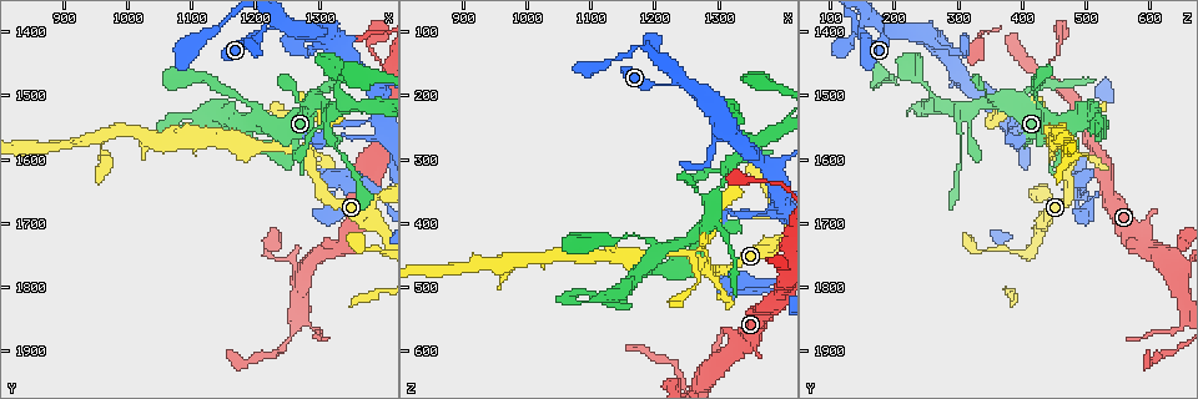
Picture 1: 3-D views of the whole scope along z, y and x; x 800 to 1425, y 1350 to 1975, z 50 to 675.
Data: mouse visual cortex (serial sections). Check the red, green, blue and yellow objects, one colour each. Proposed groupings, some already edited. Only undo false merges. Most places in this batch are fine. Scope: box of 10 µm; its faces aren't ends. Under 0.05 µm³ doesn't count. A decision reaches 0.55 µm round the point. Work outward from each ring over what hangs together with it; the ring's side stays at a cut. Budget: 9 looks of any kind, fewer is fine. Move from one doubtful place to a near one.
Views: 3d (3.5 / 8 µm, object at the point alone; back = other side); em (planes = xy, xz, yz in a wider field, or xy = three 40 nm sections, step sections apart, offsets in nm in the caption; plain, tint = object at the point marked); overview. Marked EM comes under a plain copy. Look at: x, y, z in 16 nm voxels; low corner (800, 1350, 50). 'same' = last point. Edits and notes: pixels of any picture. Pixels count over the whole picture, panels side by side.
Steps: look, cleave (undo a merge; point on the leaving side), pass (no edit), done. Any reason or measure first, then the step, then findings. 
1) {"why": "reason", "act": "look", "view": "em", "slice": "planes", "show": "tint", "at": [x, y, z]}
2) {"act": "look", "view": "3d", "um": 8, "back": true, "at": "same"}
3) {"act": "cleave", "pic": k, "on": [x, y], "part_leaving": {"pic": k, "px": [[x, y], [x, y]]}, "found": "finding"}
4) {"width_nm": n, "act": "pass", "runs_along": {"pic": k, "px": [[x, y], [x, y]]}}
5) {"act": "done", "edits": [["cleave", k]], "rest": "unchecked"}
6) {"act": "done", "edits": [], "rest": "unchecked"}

{"why": "arms run side by side", "act": "look", "view": "3d", "um": 3.5, "at": [1280, 1595, 460]}

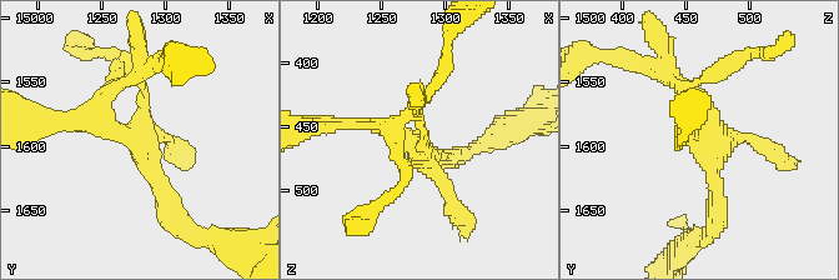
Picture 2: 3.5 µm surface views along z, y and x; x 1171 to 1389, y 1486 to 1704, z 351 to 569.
{"why": "now the EM", "act": "look", "view": "em", "slice": "xy", "step": 5, "show": "tint", "at": [1280, 1598, 464]}

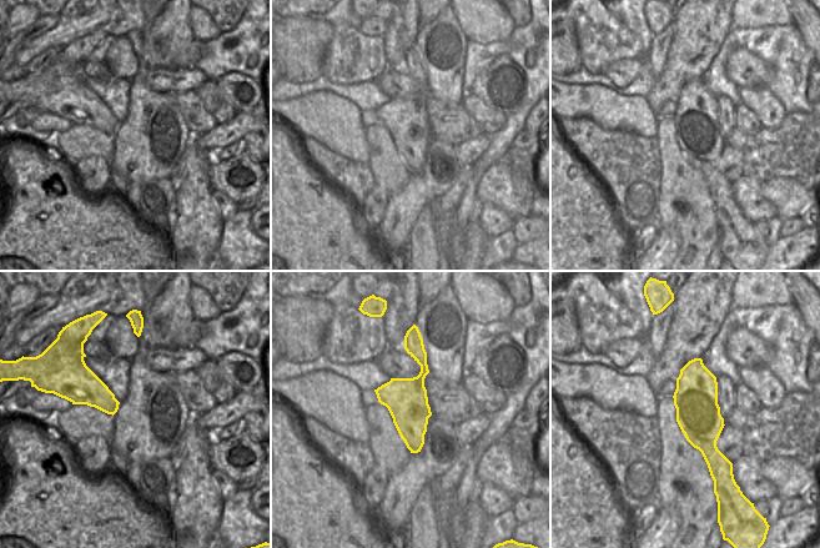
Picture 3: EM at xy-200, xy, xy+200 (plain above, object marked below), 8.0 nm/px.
{"act": "pass", "runs_along": {"pic": 2, "px": [[176, 215], [130, 135], [65, 120]]}, "found": "continuous, no second cell"}

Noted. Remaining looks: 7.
{"why": "four arms meet", "act": "look", "view": "3d", "um": 8, "at": [1235, 1390, 185]}

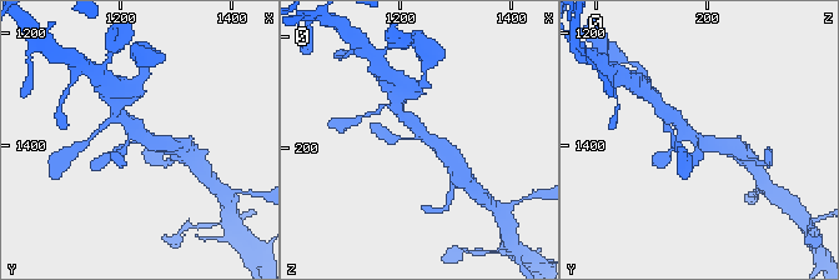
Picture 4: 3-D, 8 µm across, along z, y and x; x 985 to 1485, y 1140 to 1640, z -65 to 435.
{"why": "closer look", "act": "look", "view": "3d", "um": 3.5, "at": "same"}

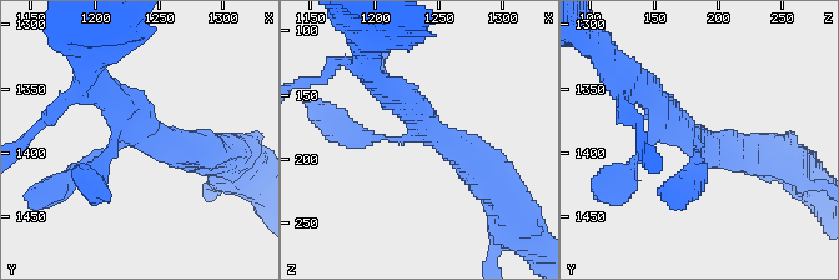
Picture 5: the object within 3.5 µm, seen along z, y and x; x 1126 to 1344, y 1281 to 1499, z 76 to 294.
{"arm_widths_nm": [150, 150, 350, 450], "act": "pass", "runs_along": {"pic": 5, "px": [[348, 131], [375, 138], [428, 131], [490, 176]]}, "found": "all the same cell"}

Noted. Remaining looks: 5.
{"why": "side arm on a straight run", "act": "look", "view": "3d", "um": 3.5, "back": true, "at": [1310, 1520, 325]}

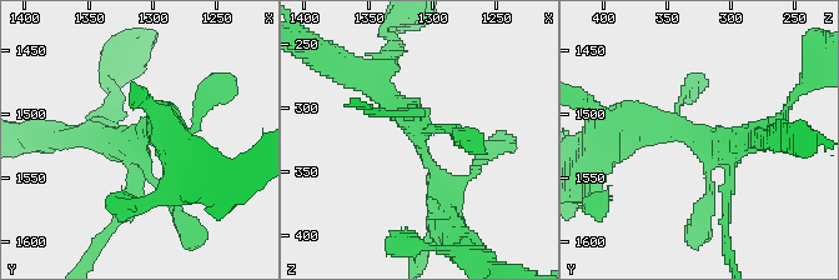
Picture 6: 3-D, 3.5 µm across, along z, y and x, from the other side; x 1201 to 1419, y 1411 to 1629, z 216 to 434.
{"act": "look", "view": "em", "slice": "xy", "step": 1, "show": "tint", "at": [1310, 1518, 328]}

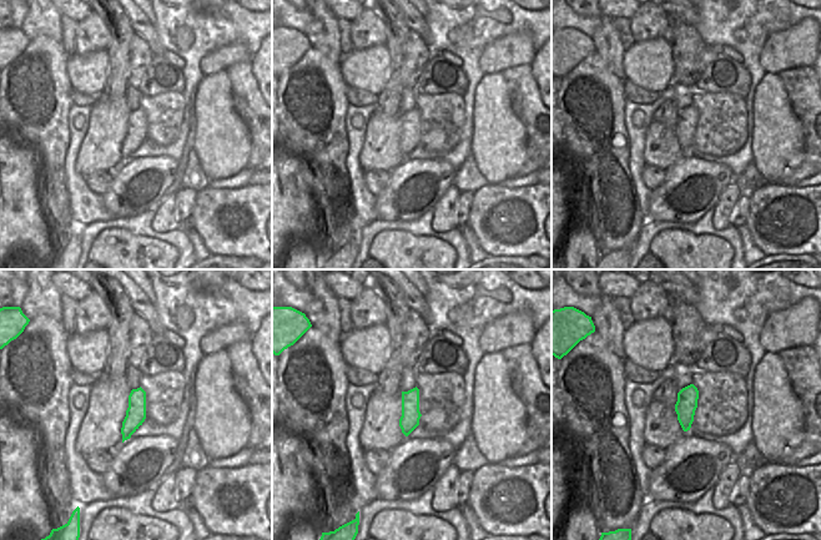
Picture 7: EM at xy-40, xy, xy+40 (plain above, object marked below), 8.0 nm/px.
{"act": "pass", "runs_along": {"pic": 6, "px": [[448, 211], [382, 74]]}, "found": "one cell here"}

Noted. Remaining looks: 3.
{"act": "look", "view": "3d", "um": 8, "at": [1385, 1435, 460]}

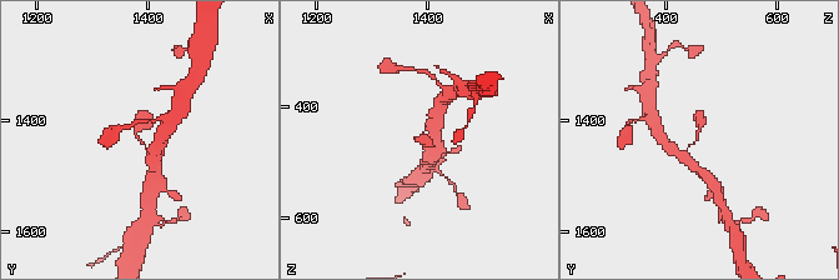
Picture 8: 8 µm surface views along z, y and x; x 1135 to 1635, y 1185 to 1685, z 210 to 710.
{"why": "zoom in", "act": "look", "view": "3d", "um": 3.5, "at": "same"}

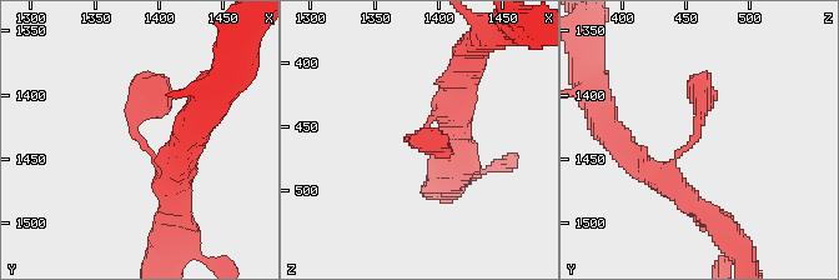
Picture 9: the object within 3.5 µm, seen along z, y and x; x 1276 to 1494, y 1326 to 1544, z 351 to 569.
{"act": "look", "view": "em", "slice": "planes", "show": "tint", "at": [1380, 1430, 458]}

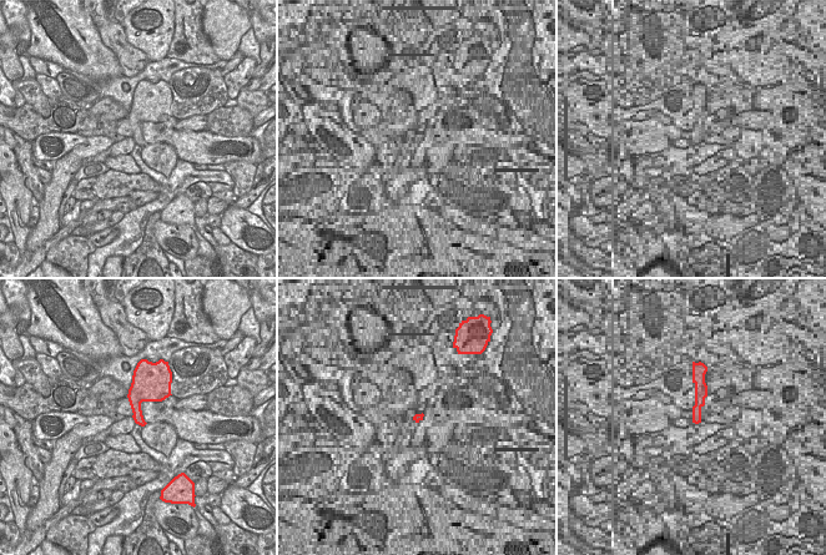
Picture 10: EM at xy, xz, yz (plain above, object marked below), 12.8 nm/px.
{"act": "pass", "runs_along": {"pic": 9, "px": [[681, 194], [668, 175], [697, 133], [707, 75]]}, "found": "all the same cell"}

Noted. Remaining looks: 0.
{"act": "done", "edits": [], "rest": "unchecked"}

